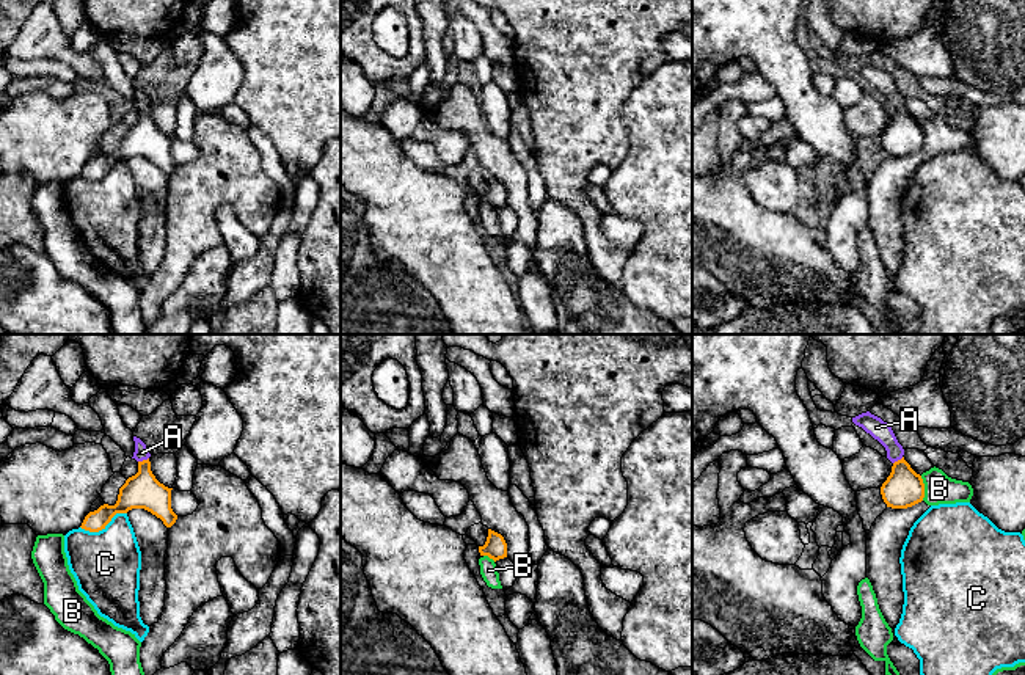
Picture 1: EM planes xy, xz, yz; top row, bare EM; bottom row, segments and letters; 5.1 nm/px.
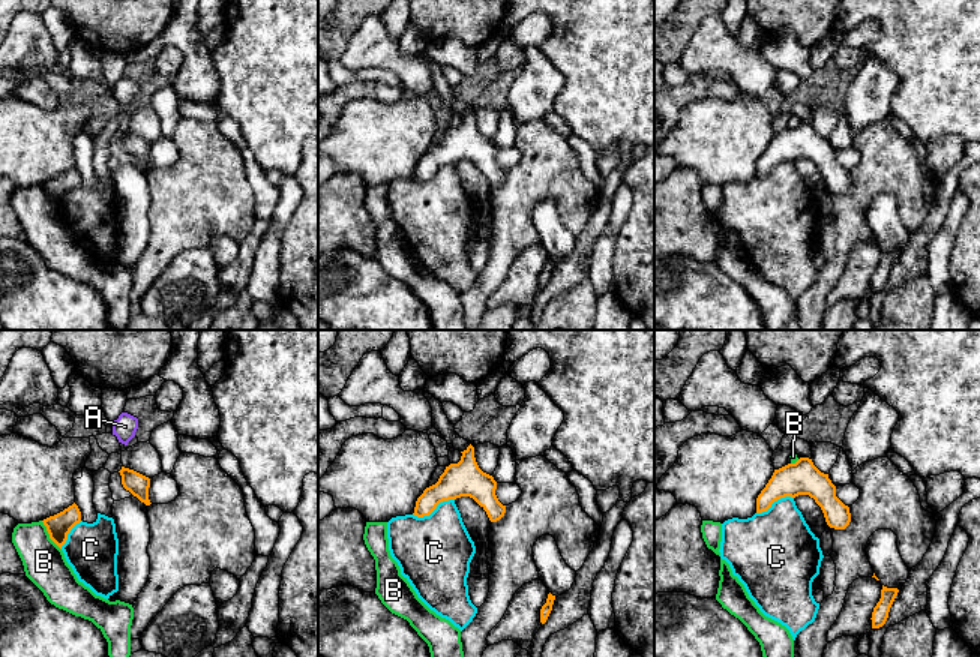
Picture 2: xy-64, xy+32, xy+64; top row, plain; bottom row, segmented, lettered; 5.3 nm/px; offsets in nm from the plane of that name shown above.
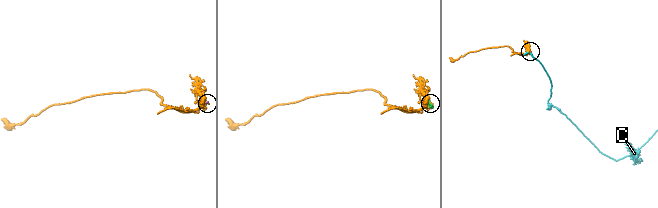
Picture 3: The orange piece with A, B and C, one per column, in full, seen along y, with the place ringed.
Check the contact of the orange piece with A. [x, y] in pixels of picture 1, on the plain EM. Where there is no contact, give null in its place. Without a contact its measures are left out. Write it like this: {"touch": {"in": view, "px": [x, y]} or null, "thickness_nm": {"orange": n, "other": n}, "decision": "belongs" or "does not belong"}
{"touch": {"in": "xy", "px": [143, 109]}, "thickness_nm": {"orange": 180, "other": 70}, "decision": "belongs"}

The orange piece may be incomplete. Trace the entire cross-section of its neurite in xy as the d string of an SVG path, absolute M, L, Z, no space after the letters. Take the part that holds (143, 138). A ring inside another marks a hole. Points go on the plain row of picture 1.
M133 85L135 100L138 110L138 121L126 129L119 137L118 149L115 154L104 152L97 159L89 160L82 177L99 181L111 170L116 162L127 162L132 157L144 157L160 166L166 176L171 176L177 163L171 157L171 138L160 132L151 119L149 99L146 93Z

